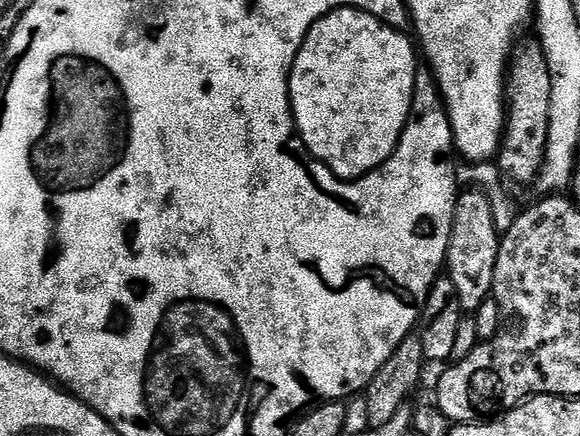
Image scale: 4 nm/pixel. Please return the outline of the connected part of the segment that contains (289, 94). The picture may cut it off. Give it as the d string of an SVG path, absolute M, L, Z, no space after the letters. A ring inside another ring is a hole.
M336 8L328 13L323 13L311 21L301 35L301 38L303 37L302 42L299 44L297 52L295 49L291 57L286 76L286 97L289 101L290 117L303 149L312 159L316 160L318 164L322 165L337 179L356 179L372 169L379 167L384 161L387 150L391 147L393 134L397 129L403 127L406 122L408 116L408 113L406 114L408 108L406 104L408 76L415 70L416 60L418 64L418 58L415 47L411 44L410 40L408 42L404 34L401 31L395 30L383 20L376 19L373 15L366 14L365 11L358 8Z

